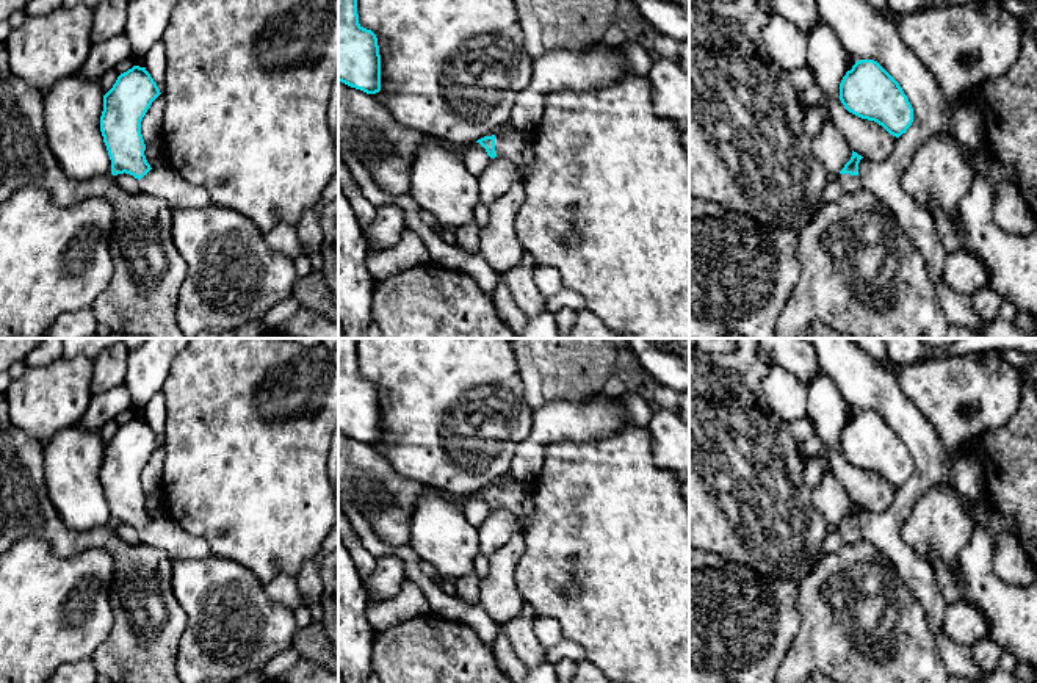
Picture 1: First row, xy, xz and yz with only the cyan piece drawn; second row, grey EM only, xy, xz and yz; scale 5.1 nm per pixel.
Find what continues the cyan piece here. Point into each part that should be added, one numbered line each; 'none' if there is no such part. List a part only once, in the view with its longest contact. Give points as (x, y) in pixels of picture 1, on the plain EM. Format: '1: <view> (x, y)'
1: xz (517, 497)

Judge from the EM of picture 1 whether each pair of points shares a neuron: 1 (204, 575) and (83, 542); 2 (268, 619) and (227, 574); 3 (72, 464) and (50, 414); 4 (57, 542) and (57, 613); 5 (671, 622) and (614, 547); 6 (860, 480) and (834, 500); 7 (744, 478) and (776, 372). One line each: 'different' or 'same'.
1: different
2: same
3: different
4: different
5: same
6: different
7: different

